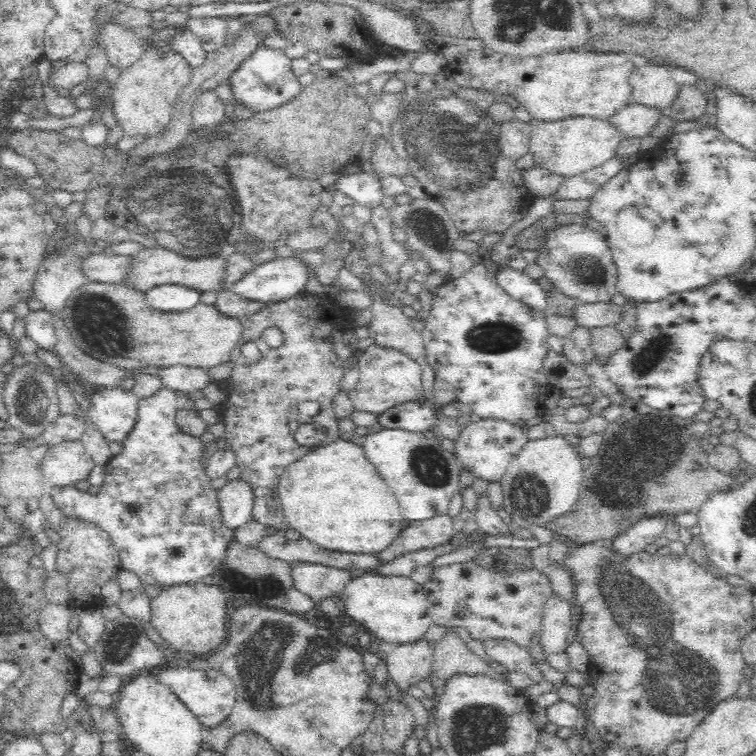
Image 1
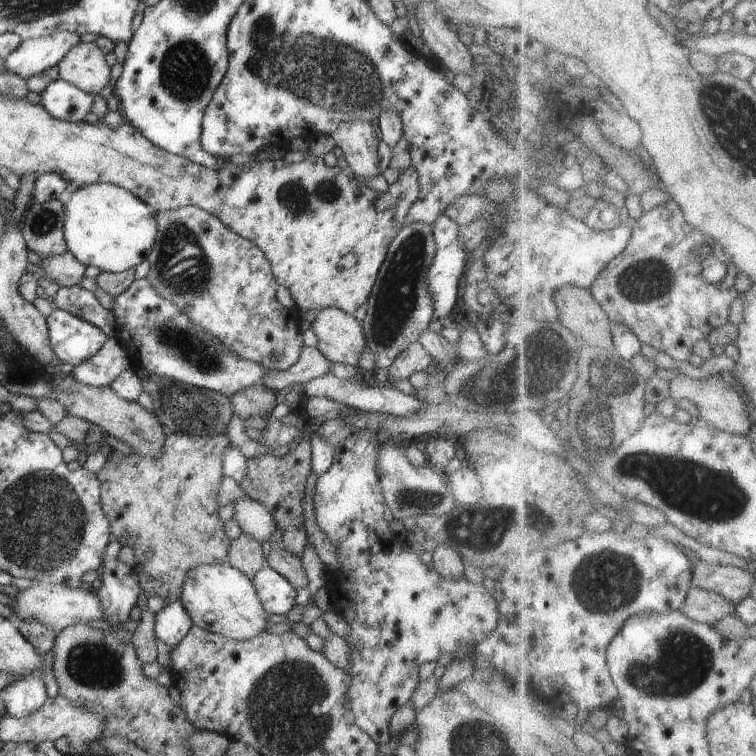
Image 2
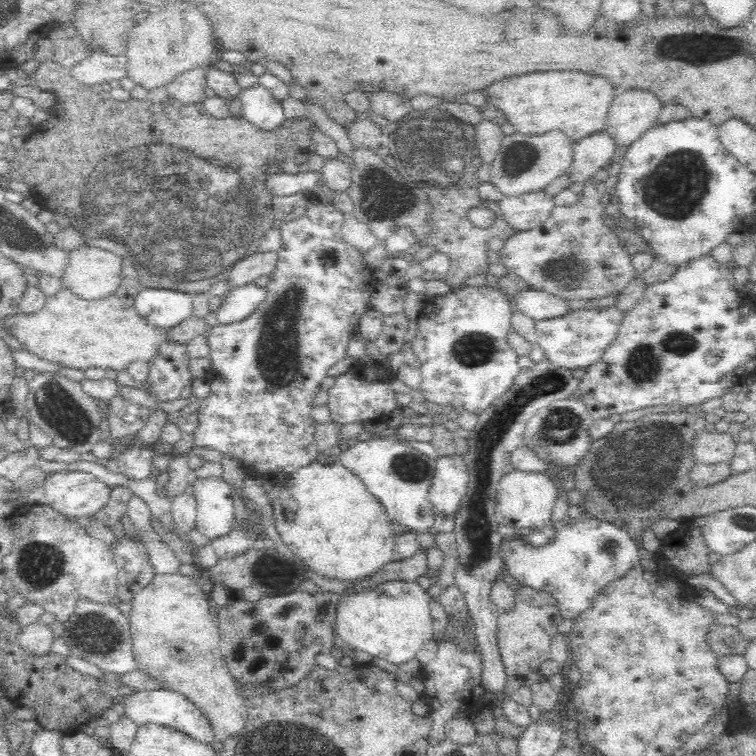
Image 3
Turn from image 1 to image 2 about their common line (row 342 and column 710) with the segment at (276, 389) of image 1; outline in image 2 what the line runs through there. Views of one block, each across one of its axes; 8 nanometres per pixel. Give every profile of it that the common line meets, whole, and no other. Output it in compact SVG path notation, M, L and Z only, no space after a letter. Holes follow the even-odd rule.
M677 200L660 205L658 208L645 212L633 228L631 243L601 272L591 288L599 305L606 309L614 324L626 323L638 334L643 344L651 345L681 361L688 361L694 344L698 340L708 339L714 330L726 326L730 322L730 310L734 300L741 296L737 280L741 270L734 262L733 256L713 236L707 235L702 229L696 228L686 216L685 209ZM702 244L716 246L716 259L727 265L728 274L719 283L708 282L704 277L702 262L698 260L697 250Z

